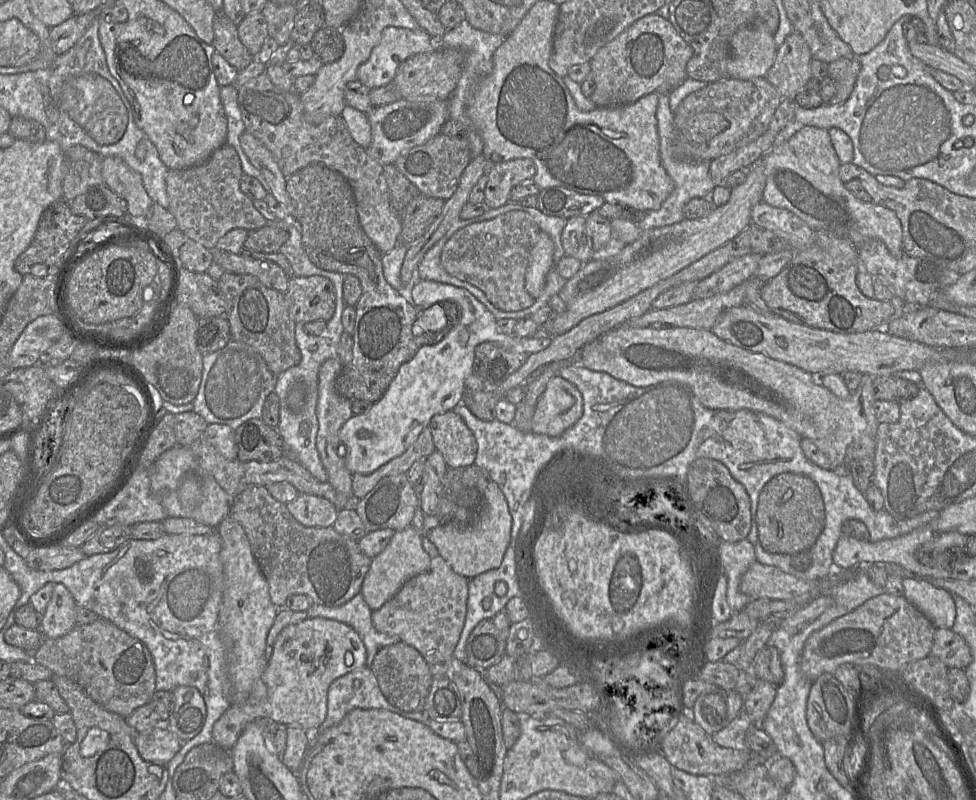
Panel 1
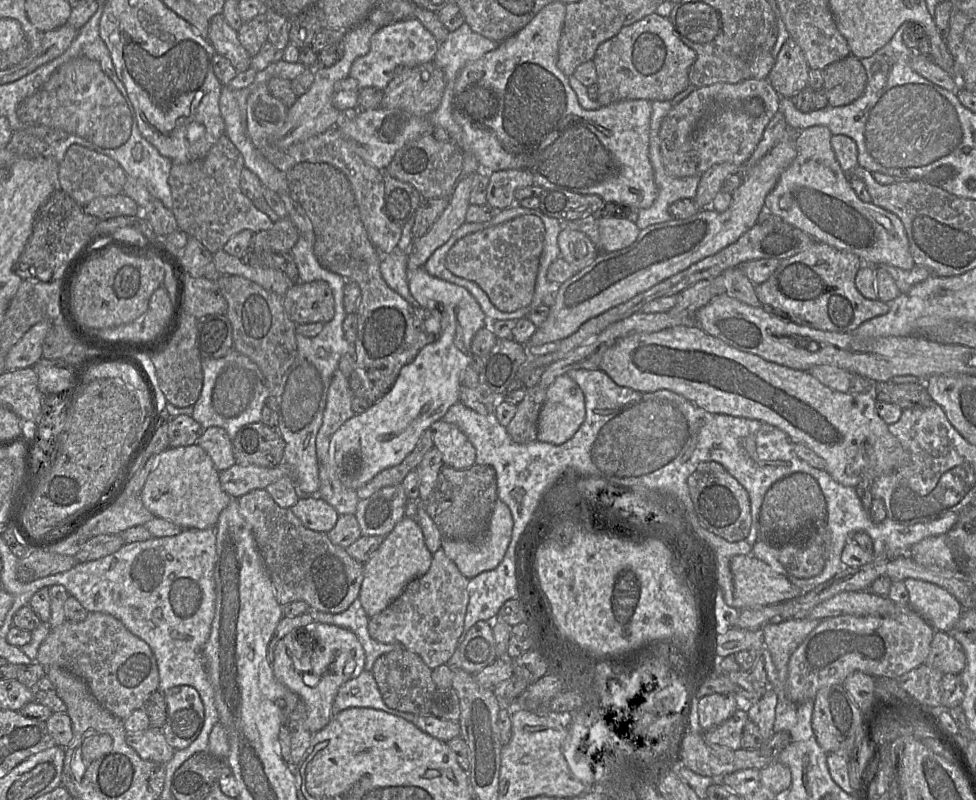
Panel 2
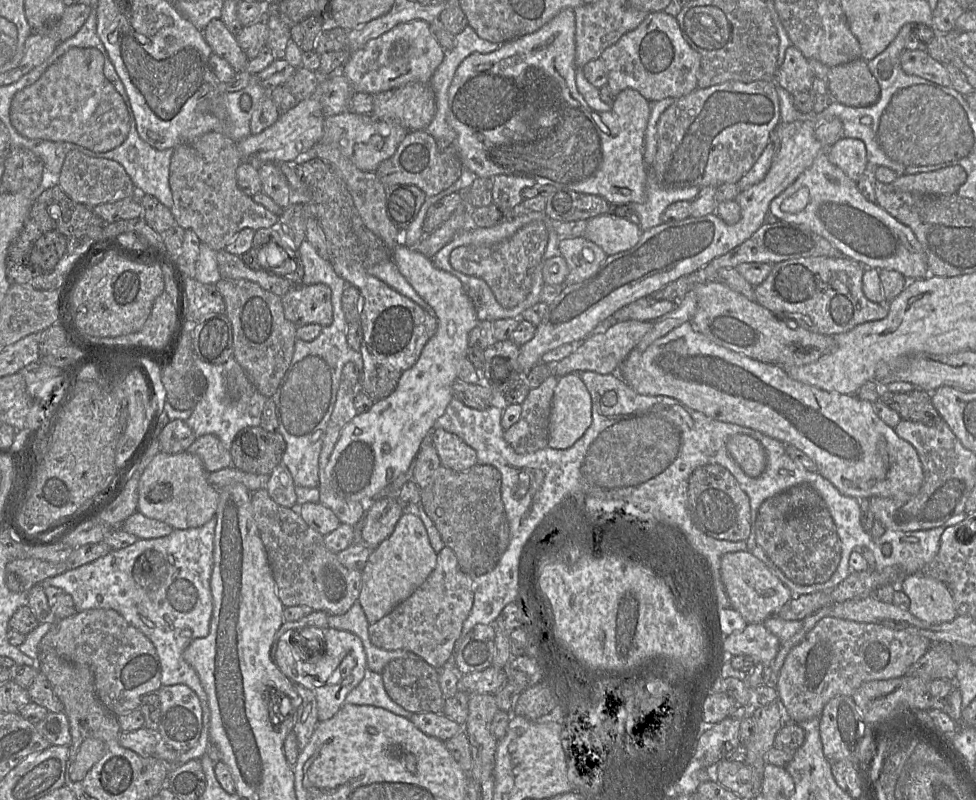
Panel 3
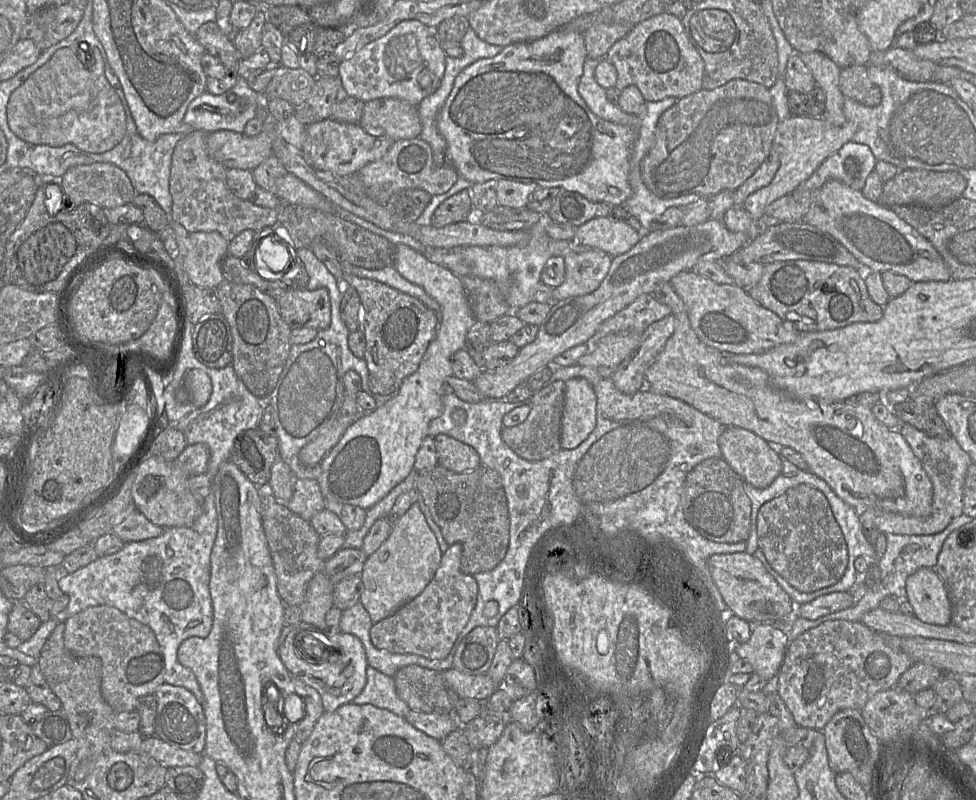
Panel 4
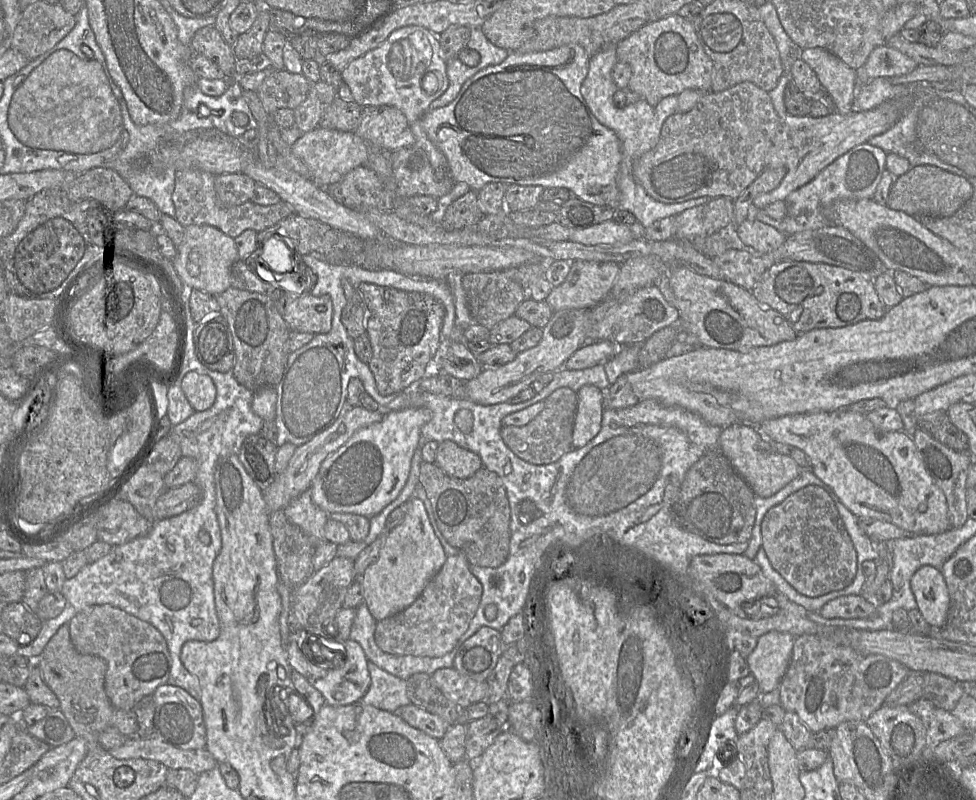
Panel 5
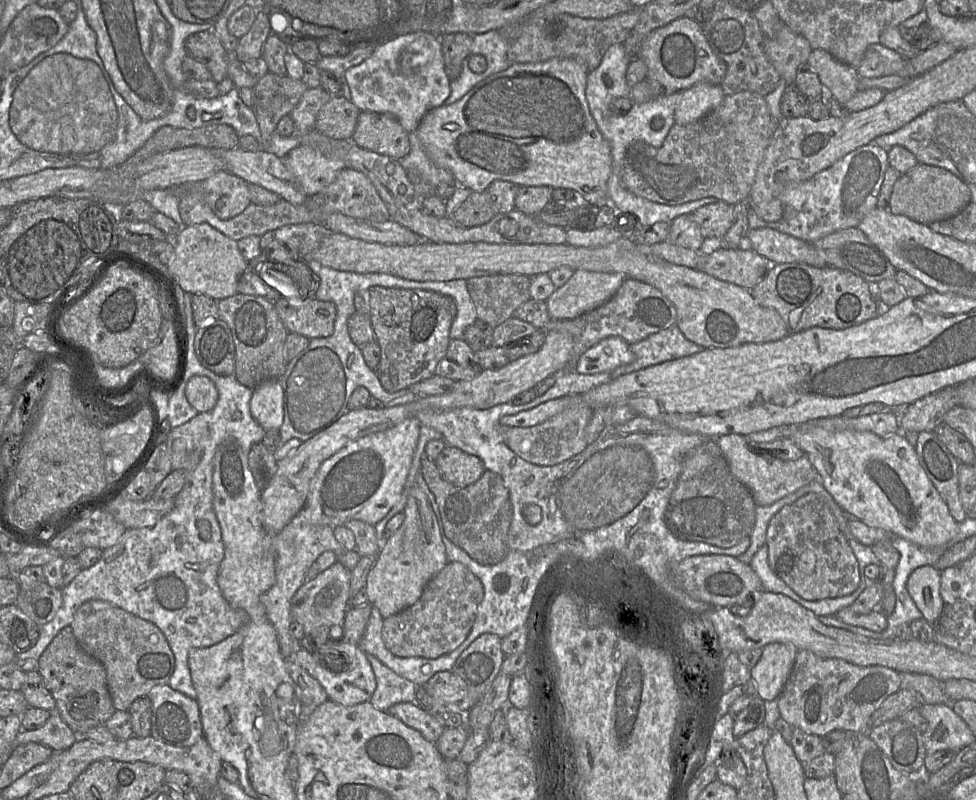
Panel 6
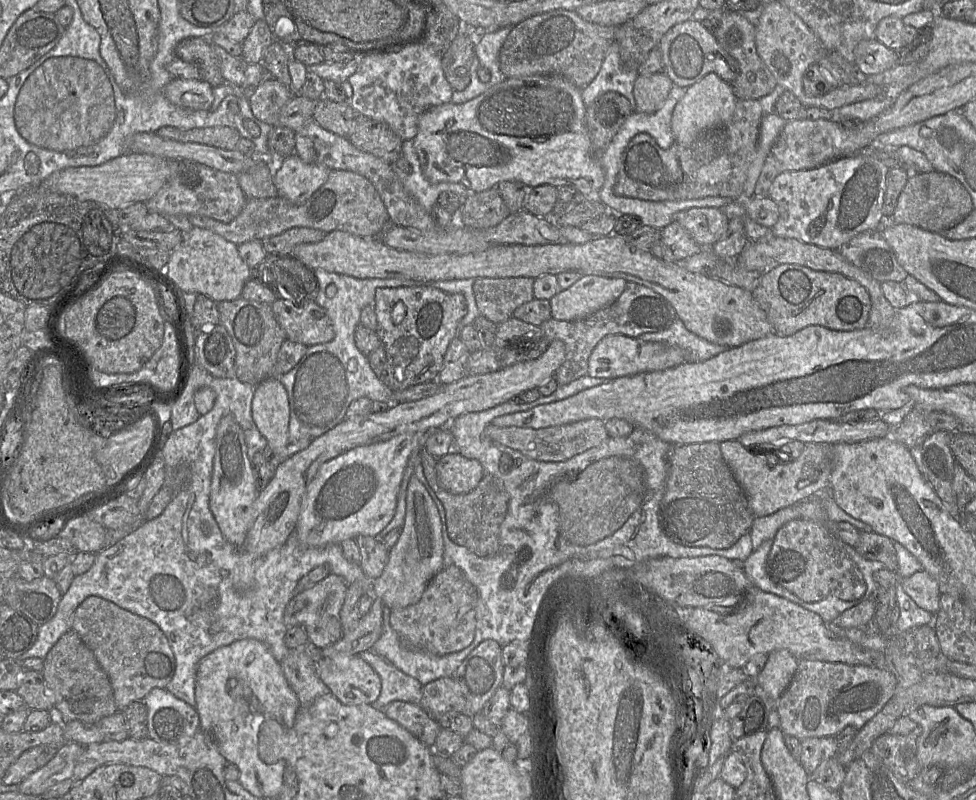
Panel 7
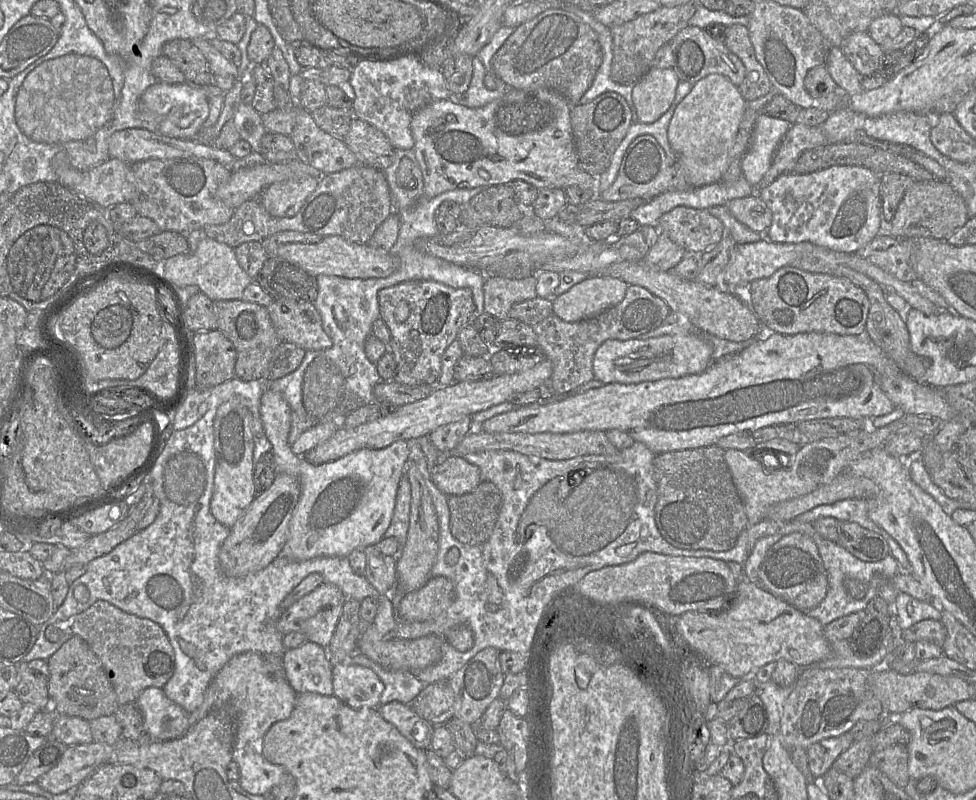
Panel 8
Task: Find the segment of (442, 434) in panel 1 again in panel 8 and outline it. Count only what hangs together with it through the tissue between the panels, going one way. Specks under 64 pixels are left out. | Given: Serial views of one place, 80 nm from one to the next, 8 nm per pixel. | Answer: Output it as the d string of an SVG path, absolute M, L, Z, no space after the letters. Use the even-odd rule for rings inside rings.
M442 455L431 479L443 494L457 496L472 492L482 482L482 473L463 456Z

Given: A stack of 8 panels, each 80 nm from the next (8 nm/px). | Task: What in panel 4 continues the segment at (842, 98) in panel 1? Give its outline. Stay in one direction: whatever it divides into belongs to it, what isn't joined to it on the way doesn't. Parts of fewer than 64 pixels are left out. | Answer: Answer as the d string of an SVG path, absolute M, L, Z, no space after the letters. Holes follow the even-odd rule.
M867 65L841 69L839 88L845 98L862 105L873 107L881 102L881 90L869 79Z

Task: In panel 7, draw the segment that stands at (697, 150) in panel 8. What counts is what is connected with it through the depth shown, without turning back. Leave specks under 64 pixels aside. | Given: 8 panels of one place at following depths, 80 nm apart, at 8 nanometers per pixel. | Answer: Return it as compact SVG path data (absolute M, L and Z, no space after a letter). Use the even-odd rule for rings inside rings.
M710 73L686 89L684 96L674 107L671 129L674 140L684 147L691 146L702 134L715 128L723 128L732 118L737 102L731 84L717 74Z

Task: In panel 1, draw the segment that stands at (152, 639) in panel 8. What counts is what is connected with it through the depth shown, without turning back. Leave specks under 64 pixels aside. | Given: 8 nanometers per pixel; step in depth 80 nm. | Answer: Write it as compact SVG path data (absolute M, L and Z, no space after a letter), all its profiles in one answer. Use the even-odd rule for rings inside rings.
M100 618L90 624L76 624L66 635L44 638L34 653L33 662L51 670L53 675L66 677L78 684L96 703L110 712L127 718L137 708L149 703L156 691L156 671L147 646L109 620Z

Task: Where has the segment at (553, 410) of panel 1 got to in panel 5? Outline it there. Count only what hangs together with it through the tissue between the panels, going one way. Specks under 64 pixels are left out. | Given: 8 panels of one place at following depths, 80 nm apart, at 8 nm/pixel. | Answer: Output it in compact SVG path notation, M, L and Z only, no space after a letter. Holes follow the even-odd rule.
M594 385L582 386L577 392L577 411L572 442L575 448L585 446L601 429L604 391Z

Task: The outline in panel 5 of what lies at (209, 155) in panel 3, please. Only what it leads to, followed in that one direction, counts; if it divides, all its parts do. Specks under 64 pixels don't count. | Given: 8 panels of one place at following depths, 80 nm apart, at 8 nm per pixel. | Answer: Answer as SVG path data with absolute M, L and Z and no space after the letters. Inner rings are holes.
M178 169L176 171L172 201L175 208L175 219L182 226L206 224L219 229L234 239L245 230L251 229L260 232L295 213L293 208L282 200L269 206L247 201L241 205L223 207L215 192L215 176L198 169Z

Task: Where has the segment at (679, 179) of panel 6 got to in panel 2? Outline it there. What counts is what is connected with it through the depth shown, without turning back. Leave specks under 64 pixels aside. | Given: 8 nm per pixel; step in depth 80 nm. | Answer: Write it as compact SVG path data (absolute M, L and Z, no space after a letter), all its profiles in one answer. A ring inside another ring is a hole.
M749 78L739 83L716 83L695 89L674 105L660 126L660 152L666 172L677 178L702 175L710 167L721 163L743 166L752 156L763 133L779 111L781 97L768 79Z

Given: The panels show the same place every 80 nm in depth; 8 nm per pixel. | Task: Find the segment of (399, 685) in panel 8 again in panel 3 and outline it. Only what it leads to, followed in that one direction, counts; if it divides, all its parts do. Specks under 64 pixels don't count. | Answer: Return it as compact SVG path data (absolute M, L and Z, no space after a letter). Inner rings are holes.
M368 668L359 685L346 696L345 704L380 707L407 719L414 714L395 703L385 690L381 674Z

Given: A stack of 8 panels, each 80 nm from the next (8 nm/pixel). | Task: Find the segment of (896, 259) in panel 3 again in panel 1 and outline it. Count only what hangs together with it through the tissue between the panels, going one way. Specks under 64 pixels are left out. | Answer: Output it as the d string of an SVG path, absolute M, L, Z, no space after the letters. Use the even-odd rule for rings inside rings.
M804 126L786 139L781 139L762 158L766 185L763 191L763 201L767 204L786 209L802 219L814 231L822 230L838 238L850 241L857 250L870 239L881 240L888 251L895 257L901 257L902 226L896 214L873 202L858 200L845 187L839 177L840 161L832 146L828 131L825 129Z

